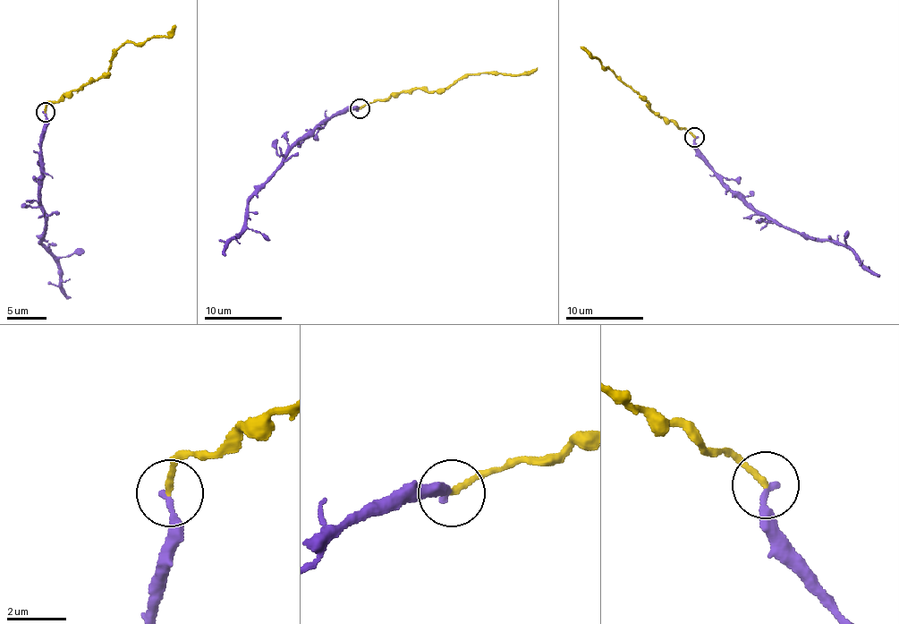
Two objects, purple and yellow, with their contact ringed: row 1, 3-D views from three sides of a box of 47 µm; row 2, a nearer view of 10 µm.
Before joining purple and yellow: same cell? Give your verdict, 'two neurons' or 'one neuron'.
two neurons

